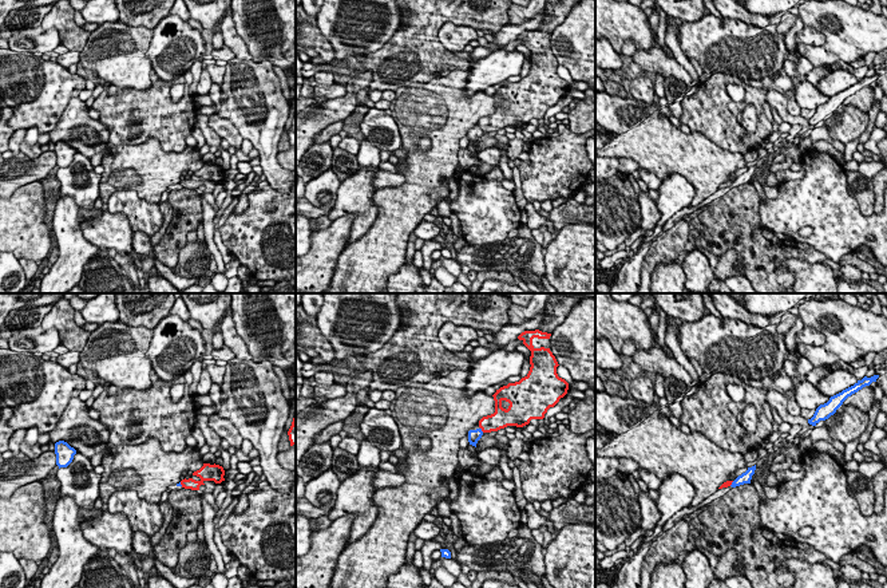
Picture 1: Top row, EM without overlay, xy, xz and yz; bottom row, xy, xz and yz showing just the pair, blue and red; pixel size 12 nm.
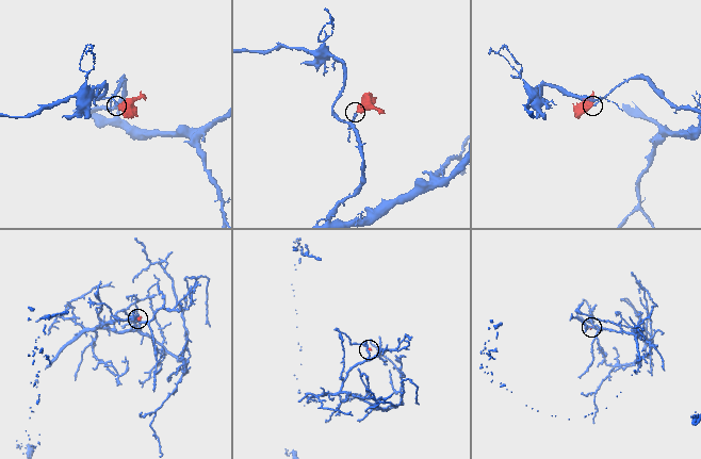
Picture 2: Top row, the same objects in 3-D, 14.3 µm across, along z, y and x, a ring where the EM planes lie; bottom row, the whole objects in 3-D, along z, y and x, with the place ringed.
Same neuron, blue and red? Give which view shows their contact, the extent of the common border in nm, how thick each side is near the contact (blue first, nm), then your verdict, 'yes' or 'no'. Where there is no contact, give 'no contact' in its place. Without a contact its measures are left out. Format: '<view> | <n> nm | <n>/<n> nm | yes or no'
xz | 70 nm | 160/220 nm | no

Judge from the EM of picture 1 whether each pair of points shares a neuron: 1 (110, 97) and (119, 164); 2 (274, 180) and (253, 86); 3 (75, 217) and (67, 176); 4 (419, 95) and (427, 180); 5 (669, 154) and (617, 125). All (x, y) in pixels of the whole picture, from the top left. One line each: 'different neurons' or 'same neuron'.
1: different neurons
2: same neuron
3: different neurons
4: same neuron
5: different neurons

